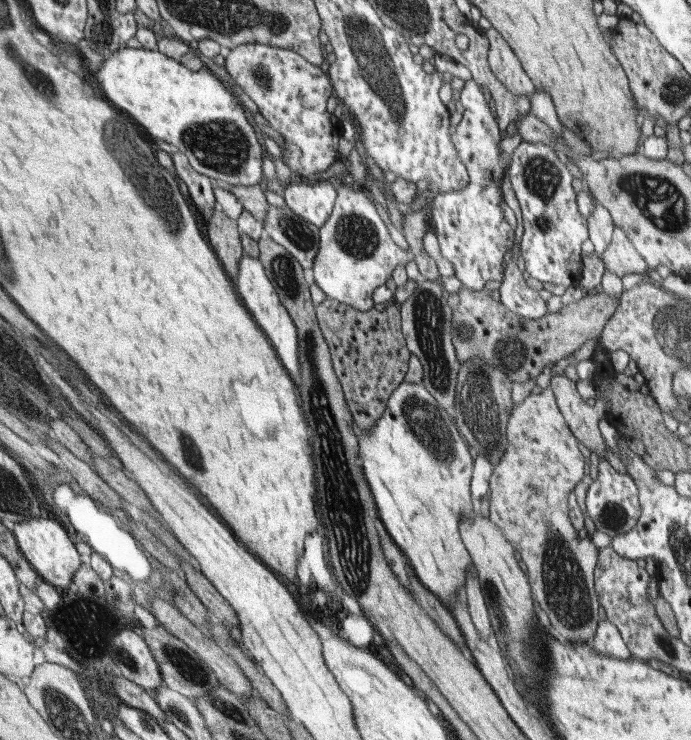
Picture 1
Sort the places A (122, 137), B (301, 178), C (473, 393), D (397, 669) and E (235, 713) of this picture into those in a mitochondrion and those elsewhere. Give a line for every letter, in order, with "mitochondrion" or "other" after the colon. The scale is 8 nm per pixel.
A: mitochondrion
B: other
C: mitochondrion
D: other
E: mitochondrion

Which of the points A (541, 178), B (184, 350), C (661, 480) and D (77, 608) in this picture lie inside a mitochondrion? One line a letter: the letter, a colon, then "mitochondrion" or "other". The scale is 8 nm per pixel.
A: mitochondrion
B: other
C: other
D: mitochondrion

